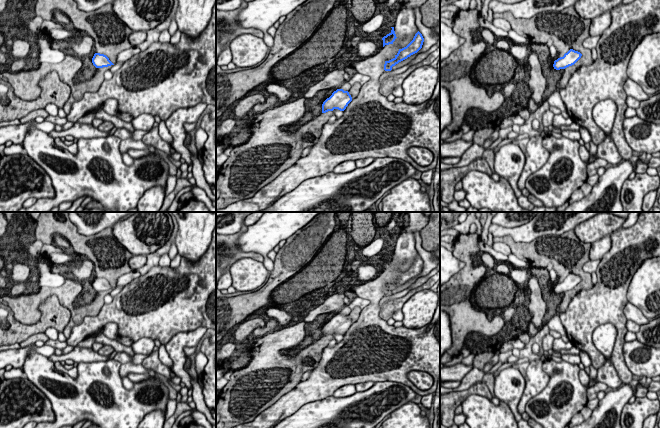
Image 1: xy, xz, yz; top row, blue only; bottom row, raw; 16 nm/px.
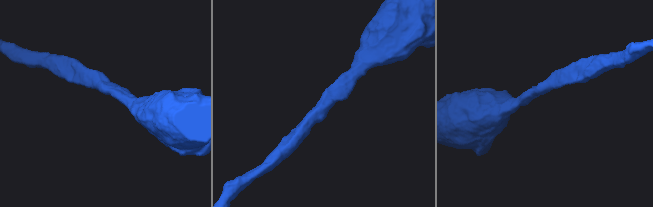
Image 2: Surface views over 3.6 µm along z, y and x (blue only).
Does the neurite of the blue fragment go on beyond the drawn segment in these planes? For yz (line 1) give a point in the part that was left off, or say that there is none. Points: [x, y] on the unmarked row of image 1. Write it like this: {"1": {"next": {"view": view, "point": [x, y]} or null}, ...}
{"1": {"next": null}}

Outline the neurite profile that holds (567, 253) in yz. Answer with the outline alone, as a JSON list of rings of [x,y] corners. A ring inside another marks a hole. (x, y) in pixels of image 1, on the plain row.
[[[574,230],[560,236],[542,236],[530,243],[517,243],[510,236],[506,236],[504,242],[510,247],[511,252],[518,259],[525,261],[529,267],[546,268],[551,263],[559,282],[570,273],[582,278],[574,289],[564,293],[559,316],[567,310],[569,303],[579,291],[593,287],[592,275],[582,269],[582,266],[590,260],[591,244],[582,242]]]

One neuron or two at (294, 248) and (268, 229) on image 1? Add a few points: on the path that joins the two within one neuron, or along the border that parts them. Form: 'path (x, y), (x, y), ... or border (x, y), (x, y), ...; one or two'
border (305, 225), (286, 240); two

